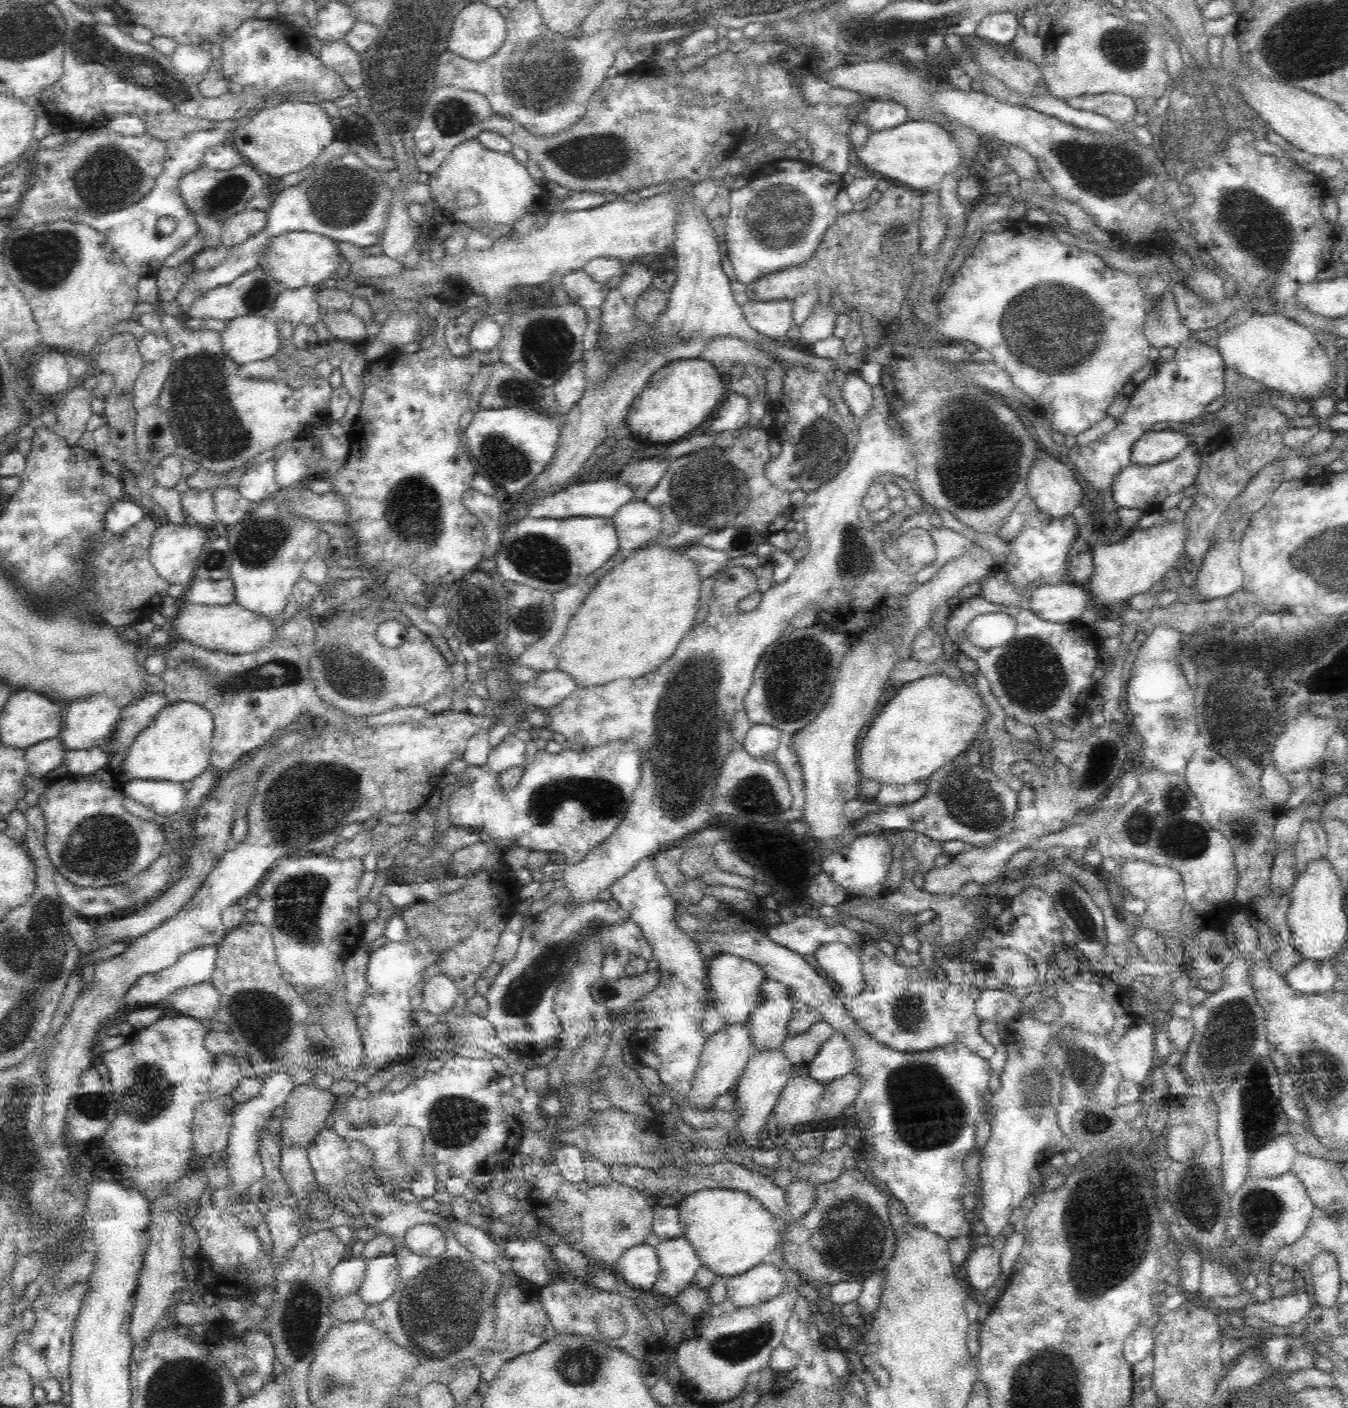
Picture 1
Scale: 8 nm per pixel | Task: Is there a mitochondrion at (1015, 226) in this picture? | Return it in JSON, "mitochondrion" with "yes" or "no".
{"mitochondrion":"no"}

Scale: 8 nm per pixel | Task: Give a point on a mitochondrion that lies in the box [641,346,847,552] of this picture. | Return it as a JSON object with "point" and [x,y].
{"point":[709,491]}

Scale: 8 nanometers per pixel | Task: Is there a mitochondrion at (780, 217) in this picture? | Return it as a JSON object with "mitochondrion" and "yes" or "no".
{"mitochondrion":"yes"}

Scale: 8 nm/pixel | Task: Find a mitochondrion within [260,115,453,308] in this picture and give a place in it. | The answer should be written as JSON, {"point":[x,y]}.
{"point":[342,197]}

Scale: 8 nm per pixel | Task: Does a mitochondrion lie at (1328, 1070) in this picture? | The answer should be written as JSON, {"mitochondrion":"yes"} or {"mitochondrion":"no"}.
{"mitochondrion":"yes"}

